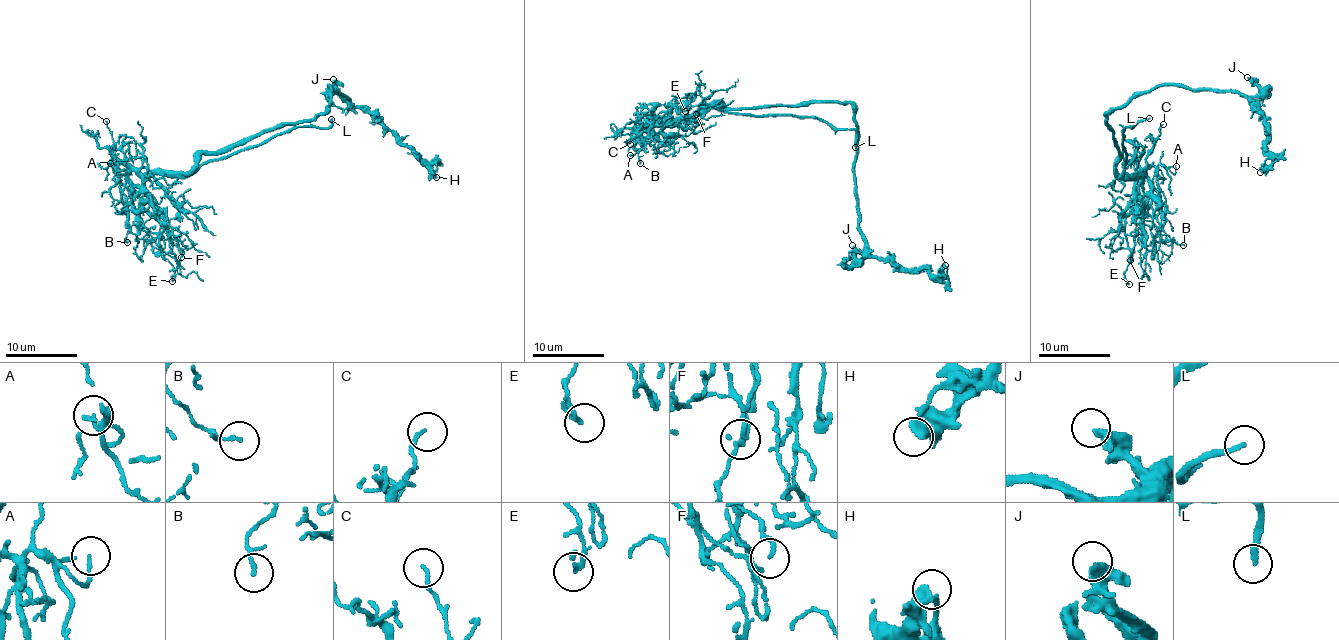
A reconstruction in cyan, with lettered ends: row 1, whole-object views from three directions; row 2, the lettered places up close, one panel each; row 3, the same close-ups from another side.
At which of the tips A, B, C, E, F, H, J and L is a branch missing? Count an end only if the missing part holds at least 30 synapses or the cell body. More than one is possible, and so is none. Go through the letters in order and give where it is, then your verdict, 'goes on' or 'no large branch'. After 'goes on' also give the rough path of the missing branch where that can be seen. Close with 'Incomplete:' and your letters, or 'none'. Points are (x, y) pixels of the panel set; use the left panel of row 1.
A: at (110, 163); no large branch
B: at (127, 242); no large branch
C: at (106, 121); no large branch
E: at (172, 281); no large branch
F: at (181, 257); no large branch
H: at (436, 177); no large branch
J: at (333, 79); no large branch
L: at (331, 119); goes on; missing branch runs (331, 119), (338, 112), (352, 115), (369, 99), (385, 113), (391, 112), (389, 119), (395, 125), (296, 145)
Incomplete: L

